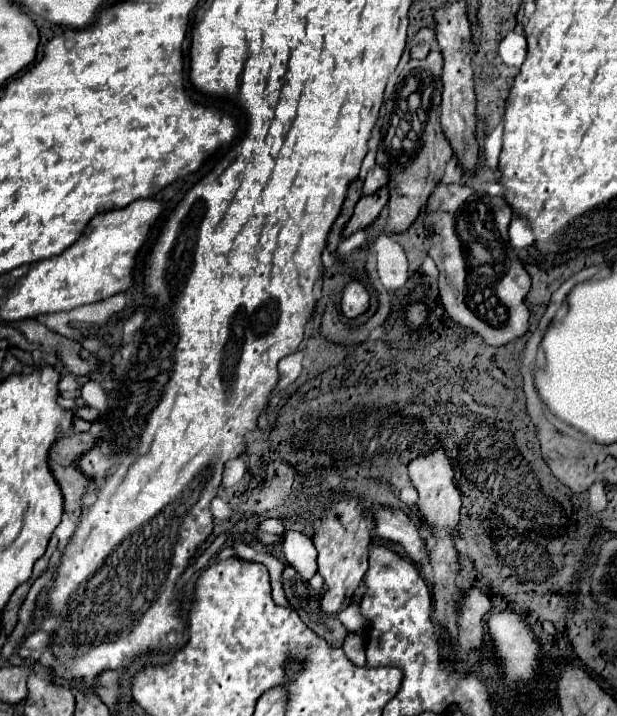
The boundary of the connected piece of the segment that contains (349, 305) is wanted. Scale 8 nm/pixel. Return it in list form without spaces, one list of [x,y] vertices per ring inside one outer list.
[[[350,281],[342,291],[342,301],[340,301],[342,315],[348,319],[356,319],[358,315],[366,313],[368,307],[370,307],[370,295],[366,287],[360,281]]]

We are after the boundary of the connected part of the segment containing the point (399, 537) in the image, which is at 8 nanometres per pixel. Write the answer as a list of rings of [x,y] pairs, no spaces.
[[[372,509],[372,511],[376,515],[374,533],[382,539],[400,543],[414,563],[424,565],[428,553],[426,553],[426,541],[420,535],[420,527],[412,523],[412,519],[400,509],[386,509],[386,511]]]

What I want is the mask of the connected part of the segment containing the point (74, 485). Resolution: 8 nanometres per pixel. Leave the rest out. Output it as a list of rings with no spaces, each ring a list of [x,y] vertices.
[[[66,433],[62,435],[50,449],[48,455],[48,467],[60,485],[60,491],[64,495],[64,507],[68,513],[80,507],[74,497],[82,497],[88,489],[88,479],[82,475],[74,463],[80,451],[88,451],[96,443],[96,437],[90,433]]]

